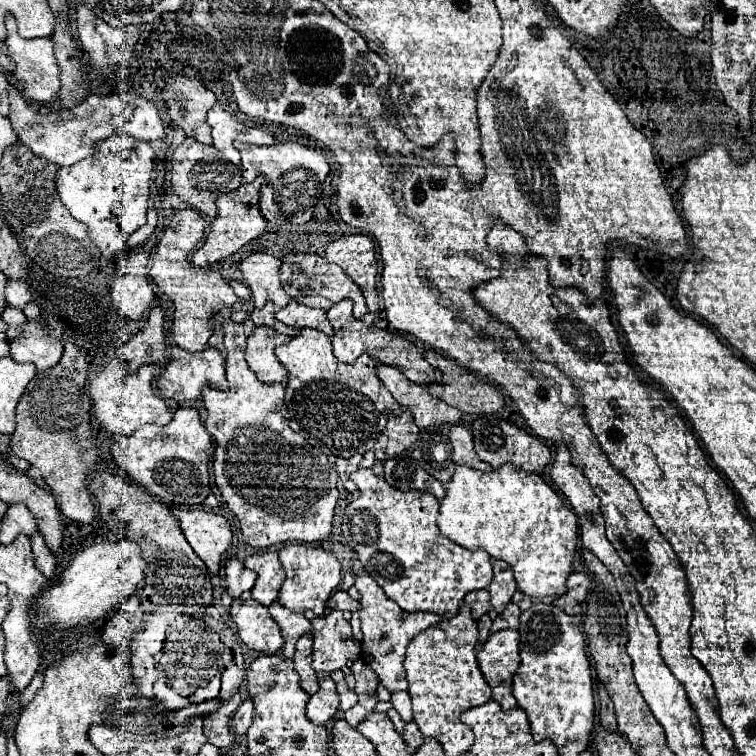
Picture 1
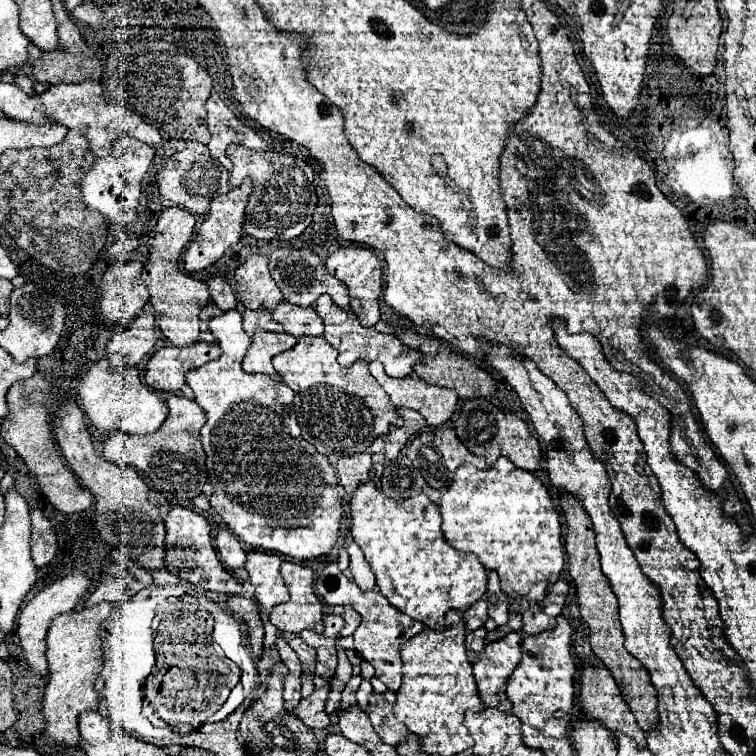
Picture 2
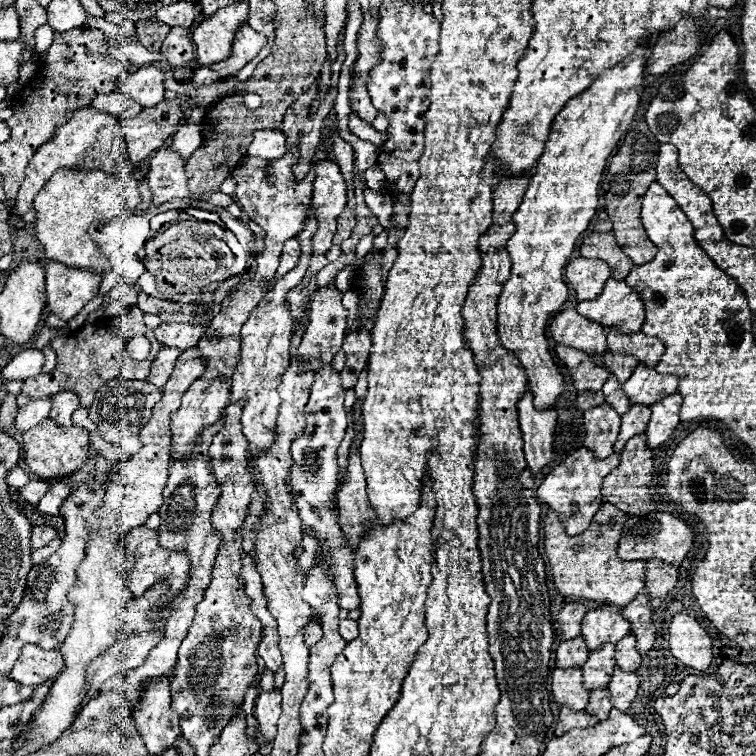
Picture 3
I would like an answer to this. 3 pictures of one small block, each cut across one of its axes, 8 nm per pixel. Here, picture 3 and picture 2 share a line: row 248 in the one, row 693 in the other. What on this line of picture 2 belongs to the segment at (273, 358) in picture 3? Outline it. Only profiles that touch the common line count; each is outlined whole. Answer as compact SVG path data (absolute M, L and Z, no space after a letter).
M292 638L290 648L296 652L296 656L300 658L302 664L302 696L310 696L314 692L314 664L316 664L316 650L312 646L308 646L302 638Z

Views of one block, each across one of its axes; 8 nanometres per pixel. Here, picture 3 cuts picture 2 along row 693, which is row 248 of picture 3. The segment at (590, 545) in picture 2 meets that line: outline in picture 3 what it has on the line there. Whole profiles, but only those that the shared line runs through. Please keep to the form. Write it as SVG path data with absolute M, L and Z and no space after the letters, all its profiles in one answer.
M640 122L636 128L632 128L620 150L614 154L612 162L608 164L606 180L602 184L604 190L604 200L606 200L606 214L612 222L612 234L624 254L634 260L634 264L646 264L654 258L656 246L648 240L644 226L640 222L640 208L642 208L642 198L648 190L648 186L656 180L656 162L658 162L658 146L660 142L654 138L654 134L648 130L644 122Z

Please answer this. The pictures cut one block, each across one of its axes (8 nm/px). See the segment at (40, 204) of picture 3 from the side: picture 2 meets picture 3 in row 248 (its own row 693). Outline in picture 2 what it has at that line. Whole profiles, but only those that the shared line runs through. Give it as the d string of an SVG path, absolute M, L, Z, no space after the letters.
M102 602L94 608L80 608L56 616L48 630L48 664L50 676L44 692L44 716L48 722L46 738L52 744L60 746L76 746L80 742L78 734L78 716L84 710L96 710L100 702L100 694L94 690L94 682L104 668L104 652L102 652L102 636L98 634L104 620L110 618L114 604Z

